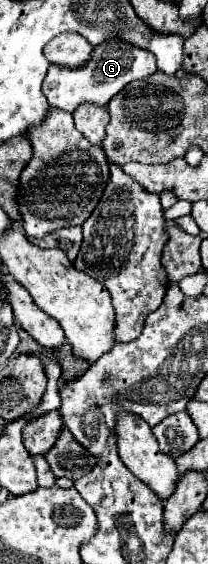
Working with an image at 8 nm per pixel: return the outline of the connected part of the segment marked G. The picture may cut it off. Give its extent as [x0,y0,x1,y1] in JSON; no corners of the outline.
[43,42,155,112]

